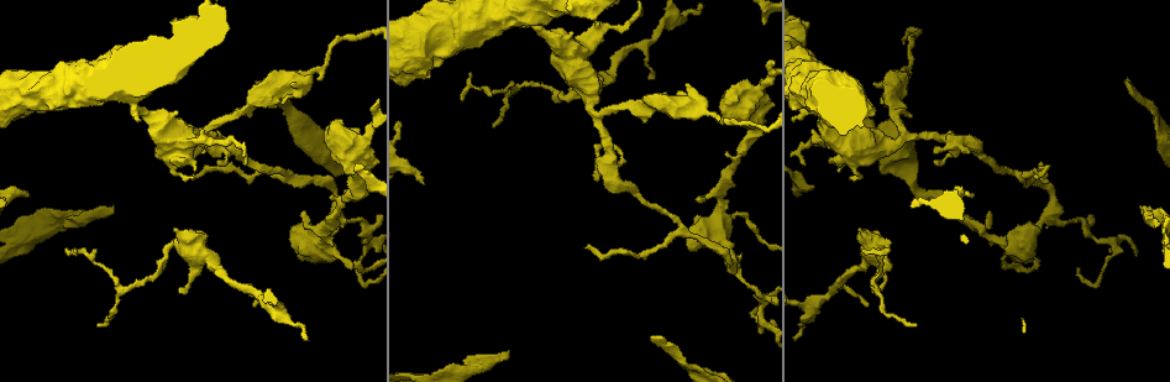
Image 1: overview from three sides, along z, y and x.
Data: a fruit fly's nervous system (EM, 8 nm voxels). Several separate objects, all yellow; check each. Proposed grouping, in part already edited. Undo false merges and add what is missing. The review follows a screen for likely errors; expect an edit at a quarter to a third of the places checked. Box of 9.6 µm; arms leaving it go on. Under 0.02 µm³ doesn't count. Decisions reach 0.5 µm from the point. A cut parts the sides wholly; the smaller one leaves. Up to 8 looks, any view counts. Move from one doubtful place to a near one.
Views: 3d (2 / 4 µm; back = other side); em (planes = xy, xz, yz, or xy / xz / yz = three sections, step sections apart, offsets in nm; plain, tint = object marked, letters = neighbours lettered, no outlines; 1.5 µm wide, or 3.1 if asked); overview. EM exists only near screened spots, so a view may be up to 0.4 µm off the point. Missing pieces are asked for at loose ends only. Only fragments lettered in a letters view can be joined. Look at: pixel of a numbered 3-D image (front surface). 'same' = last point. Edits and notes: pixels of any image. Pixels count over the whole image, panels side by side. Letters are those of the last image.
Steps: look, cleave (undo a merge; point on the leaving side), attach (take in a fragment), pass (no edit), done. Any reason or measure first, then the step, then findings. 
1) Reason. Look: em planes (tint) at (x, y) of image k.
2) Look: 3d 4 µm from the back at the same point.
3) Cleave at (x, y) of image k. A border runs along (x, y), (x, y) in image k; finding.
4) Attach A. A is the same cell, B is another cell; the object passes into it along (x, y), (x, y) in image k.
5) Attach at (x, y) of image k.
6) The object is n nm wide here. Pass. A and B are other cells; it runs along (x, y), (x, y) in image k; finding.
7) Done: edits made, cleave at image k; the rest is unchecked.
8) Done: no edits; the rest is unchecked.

Sharp bend. Look: em yz step 8 (tint) at (285, 173) of image 1.

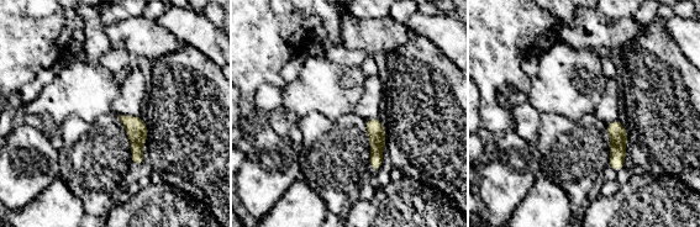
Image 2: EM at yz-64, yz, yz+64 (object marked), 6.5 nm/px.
Cut it another way. Look: em planes (tint) at the same point.

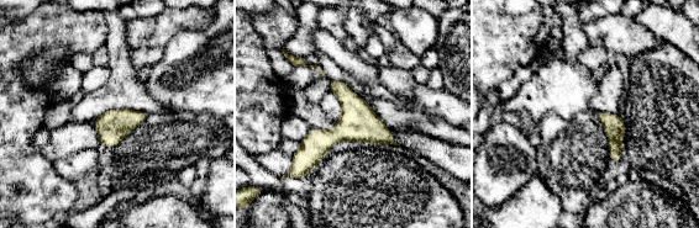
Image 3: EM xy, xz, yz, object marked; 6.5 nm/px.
See the neighbours. Look: em planes (letters) at the same point.

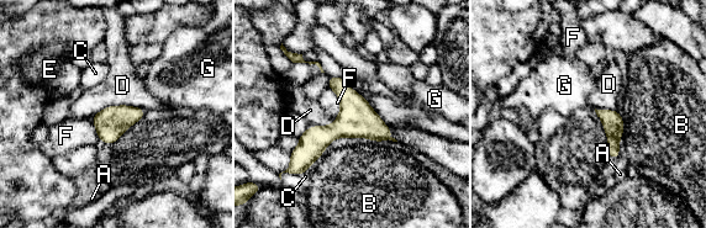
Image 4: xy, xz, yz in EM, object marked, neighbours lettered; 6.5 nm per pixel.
Pass. A, B, C, D, E, F and G are other cells; it runs along (388, 133), (338, 128), (295, 158) in image 4; continuous, no second neuron.

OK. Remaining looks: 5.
An open end. Look: em planes (letters) at (908, 113) of image 1.

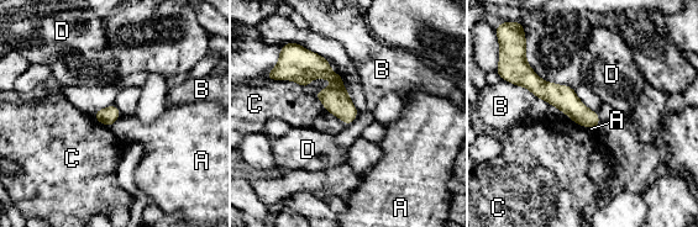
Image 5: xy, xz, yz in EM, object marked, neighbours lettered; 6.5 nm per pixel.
The object is 110 nm wide here. Pass. A, B, C and D are other cells; a border runs along (121, 115), (110, 127) in image 5; none of them fits.

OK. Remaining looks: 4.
Long arm stops here. Look: em planes (plain) at (1126, 84) of image 1.

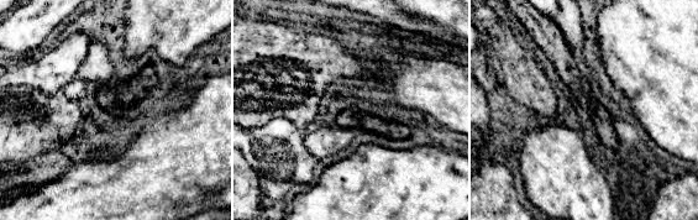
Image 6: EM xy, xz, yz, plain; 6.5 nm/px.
See the neighbours. Look: em planes (letters) at the same point.

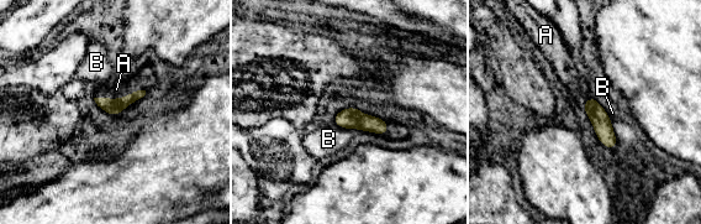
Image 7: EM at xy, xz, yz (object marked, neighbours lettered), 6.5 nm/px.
The longest contact is with A, 340 nm. Attach A. A is the same cell, B is another cell; the object passes into it along (114, 107), (119, 98), (116, 89) in image 7; the neuron continues.

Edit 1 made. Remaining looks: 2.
Done: edits made, attach at image 7; the rest is unchecked.

